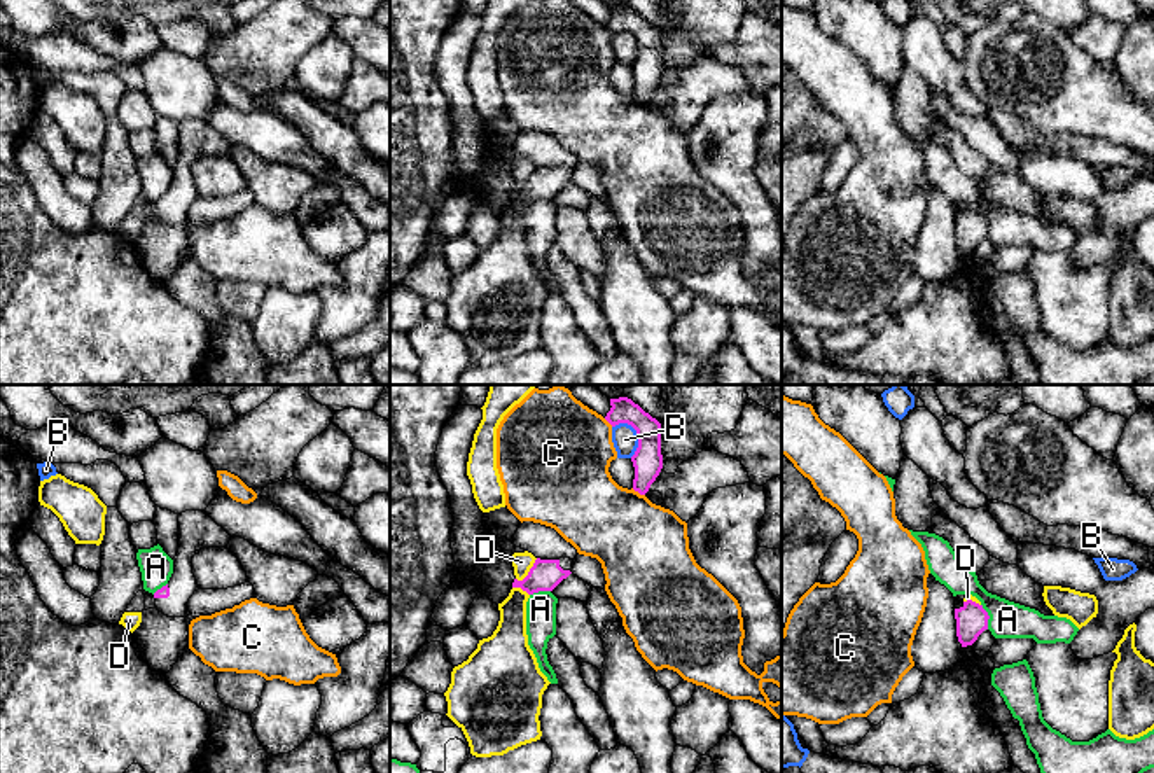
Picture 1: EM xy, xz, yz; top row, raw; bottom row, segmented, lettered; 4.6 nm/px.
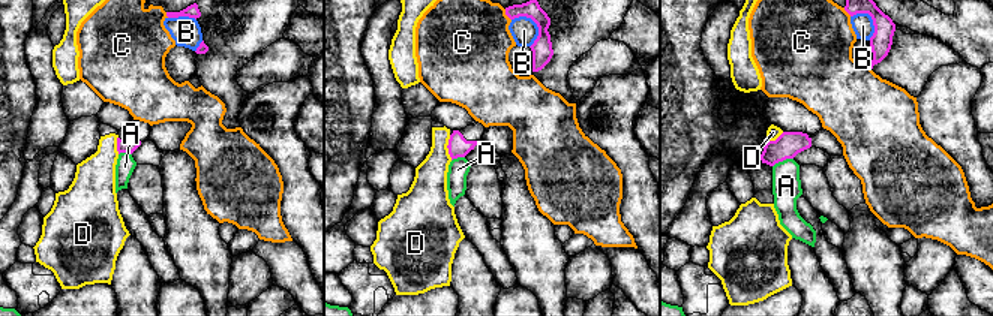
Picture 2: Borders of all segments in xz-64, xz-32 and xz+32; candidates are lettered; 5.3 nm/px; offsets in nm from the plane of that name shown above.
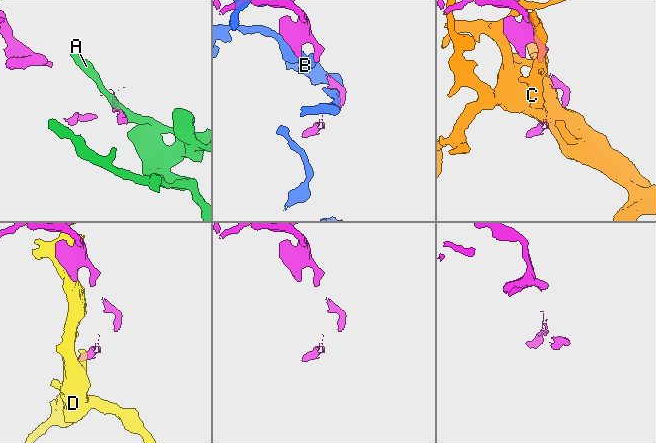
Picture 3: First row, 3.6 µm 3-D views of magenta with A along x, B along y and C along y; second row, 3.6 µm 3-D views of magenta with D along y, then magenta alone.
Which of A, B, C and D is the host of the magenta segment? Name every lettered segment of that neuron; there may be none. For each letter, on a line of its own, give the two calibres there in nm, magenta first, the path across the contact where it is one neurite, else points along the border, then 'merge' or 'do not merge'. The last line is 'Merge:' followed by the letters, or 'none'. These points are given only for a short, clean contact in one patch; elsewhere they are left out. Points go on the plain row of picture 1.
A: calibres 140 and 170 nm; border yz (981, 212), (988, 224), (988, 236); do not merge
B: calibres 140 and 120 nm; do not merge
C: calibres 140 and 400 nm; do not merge
D: calibres 140 and 90 nm; do not merge
Merge: none

